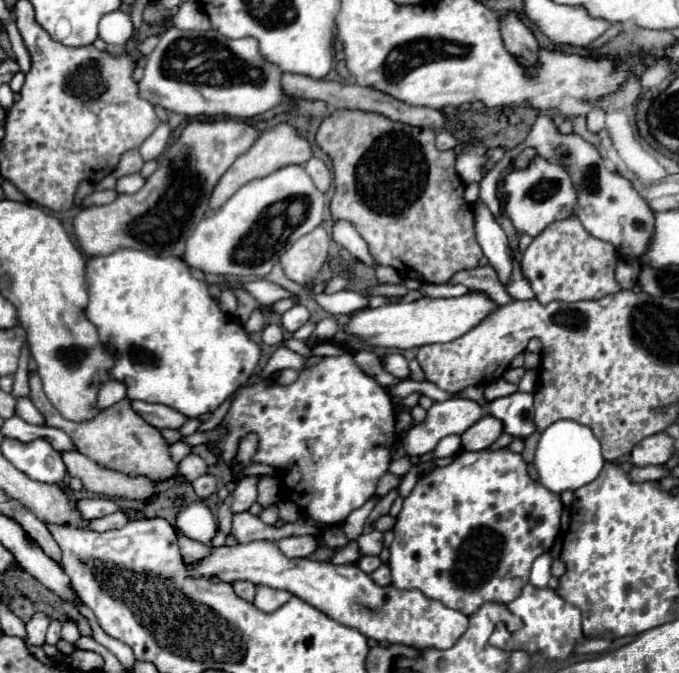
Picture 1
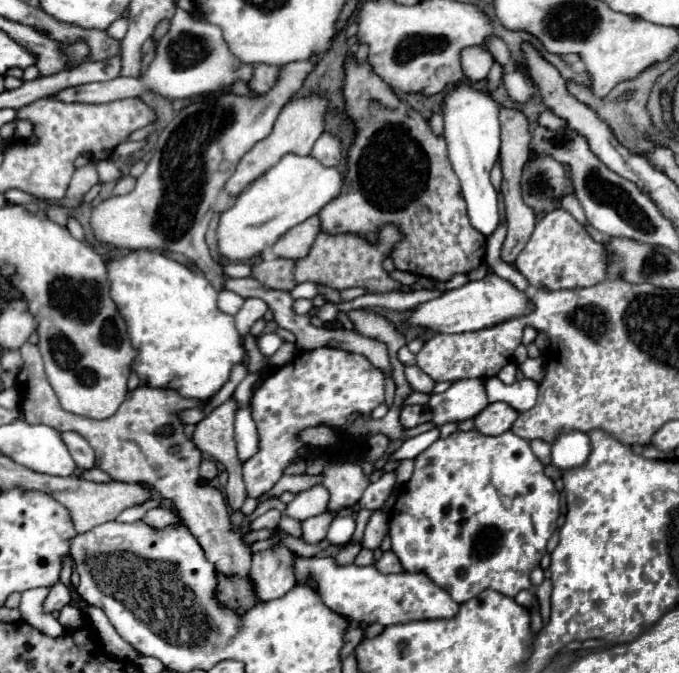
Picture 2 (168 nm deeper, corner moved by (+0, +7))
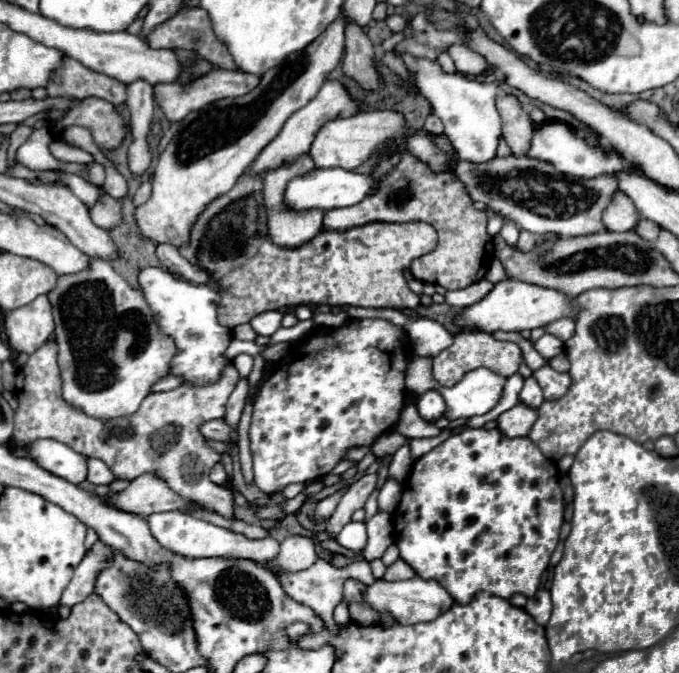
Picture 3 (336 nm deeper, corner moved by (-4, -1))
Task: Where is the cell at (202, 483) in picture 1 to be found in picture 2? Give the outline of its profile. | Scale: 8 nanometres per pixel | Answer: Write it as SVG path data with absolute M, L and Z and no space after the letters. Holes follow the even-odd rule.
M204 460L204 462L200 464L200 478L206 480L206 482L210 482L210 480L214 480L216 476L218 476L218 468L214 466L214 462L212 462L212 460Z

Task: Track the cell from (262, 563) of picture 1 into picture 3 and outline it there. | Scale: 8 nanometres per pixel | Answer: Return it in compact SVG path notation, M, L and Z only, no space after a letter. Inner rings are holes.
M416 576L414 580L400 580L400 582L386 582L386 580L376 580L372 586L366 590L366 602L382 612L390 612L396 622L400 624L418 624L418 622L430 622L438 618L442 612L446 612L454 600L452 596L434 580L424 580Z

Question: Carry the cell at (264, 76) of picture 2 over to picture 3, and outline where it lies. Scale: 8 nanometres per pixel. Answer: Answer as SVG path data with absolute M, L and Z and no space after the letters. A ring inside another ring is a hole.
M210 70L206 76L190 82L190 84L156 84L154 86L154 96L156 96L156 102L158 106L162 108L164 116L170 120L170 122L180 122L186 114L198 110L198 108L204 108L206 104L212 104L216 100L222 100L222 98L238 98L238 96L244 96L246 92L254 90L258 86L258 76L254 74L246 74L246 72L240 72L240 70Z

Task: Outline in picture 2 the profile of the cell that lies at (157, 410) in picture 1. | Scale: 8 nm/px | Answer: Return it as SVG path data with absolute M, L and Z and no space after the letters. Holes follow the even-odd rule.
M198 408L182 410L182 412L178 412L178 416L180 416L180 420L182 420L184 424L198 424L198 422L204 418L204 414L202 414Z

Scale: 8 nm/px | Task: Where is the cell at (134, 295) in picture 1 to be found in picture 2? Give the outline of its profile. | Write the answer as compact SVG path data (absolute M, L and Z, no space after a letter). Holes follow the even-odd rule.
M130 250L124 256L112 256L106 262L106 270L110 298L124 318L128 338L136 350L136 358L130 364L132 372L136 372L140 382L146 386L172 388L190 400L210 400L228 382L232 368L246 358L234 316L222 312L216 306L218 292L214 292L212 284L204 278L202 272L194 272L188 266L152 250Z

